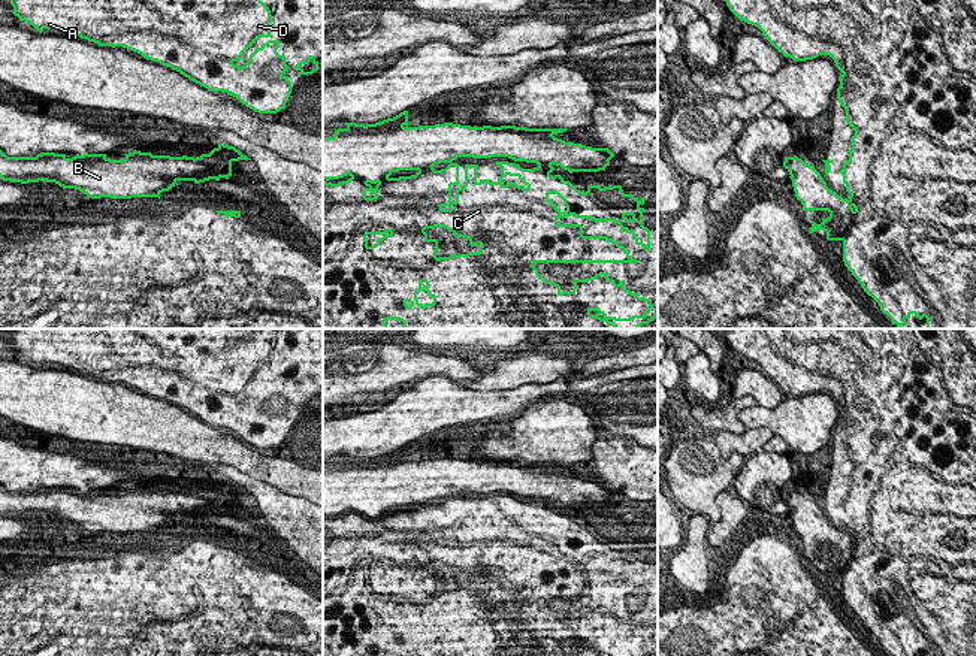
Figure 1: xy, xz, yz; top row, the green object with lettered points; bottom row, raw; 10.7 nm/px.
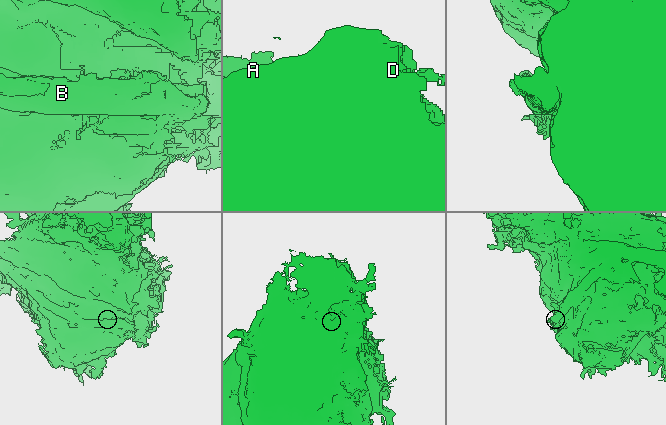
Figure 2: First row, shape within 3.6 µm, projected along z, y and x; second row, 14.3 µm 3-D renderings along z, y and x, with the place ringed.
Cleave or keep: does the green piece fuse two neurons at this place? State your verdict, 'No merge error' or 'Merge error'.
Merge error

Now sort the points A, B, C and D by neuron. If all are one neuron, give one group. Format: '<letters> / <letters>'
A C D / B

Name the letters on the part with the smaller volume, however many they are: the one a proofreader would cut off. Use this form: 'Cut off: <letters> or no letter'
Cut off: B

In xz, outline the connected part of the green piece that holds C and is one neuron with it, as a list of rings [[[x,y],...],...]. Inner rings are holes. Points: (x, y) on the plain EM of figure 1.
[[[487,460],[492,466],[481,469],[486,477],[492,478],[493,492],[508,492],[513,496],[496,496],[495,499],[501,504],[501,510],[496,517],[490,514],[477,514],[477,499],[465,499],[465,520],[459,520],[459,499],[450,498],[445,504],[435,505],[426,504],[418,505],[411,511],[399,511],[399,513],[386,513],[380,516],[375,522],[372,522],[368,516],[351,511],[347,516],[332,519],[323,517],[323,656],[386,656],[386,655],[398,655],[398,656],[632,656],[634,653],[646,653],[647,656],[658,656],[658,649],[653,649],[650,653],[647,649],[650,647],[652,634],[640,632],[638,628],[632,628],[625,623],[623,616],[619,614],[616,619],[614,614],[607,611],[607,607],[599,607],[595,611],[586,614],[574,614],[574,623],[571,626],[562,626],[560,620],[544,614],[538,604],[534,601],[535,598],[640,598],[640,595],[634,595],[629,590],[629,586],[619,580],[614,574],[608,571],[584,571],[581,559],[559,559],[559,553],[568,553],[574,550],[575,553],[589,553],[599,559],[601,556],[613,556],[620,560],[620,568],[626,566],[632,569],[635,580],[641,580],[650,587],[650,565],[643,560],[643,547],[644,547],[644,532],[638,533],[634,529],[625,529],[622,520],[604,522],[599,520],[587,520],[587,526],[580,526],[569,516],[565,516],[560,510],[552,510],[556,501],[572,507],[599,507],[605,505],[610,501],[610,495],[614,489],[608,483],[592,483],[581,478],[565,477],[558,474],[558,468],[566,466],[566,463],[526,463],[516,460],[501,460],[492,462]],[[550,529],[556,529],[563,535],[563,541],[566,542],[562,547],[550,533]],[[444,562],[448,566],[453,566],[456,572],[465,572],[469,575],[471,581],[481,580],[478,587],[468,589],[451,589],[450,592],[436,592],[438,586],[438,574],[429,574],[426,563]],[[420,626],[426,626],[429,632],[433,634],[432,638],[420,638],[417,629]]]

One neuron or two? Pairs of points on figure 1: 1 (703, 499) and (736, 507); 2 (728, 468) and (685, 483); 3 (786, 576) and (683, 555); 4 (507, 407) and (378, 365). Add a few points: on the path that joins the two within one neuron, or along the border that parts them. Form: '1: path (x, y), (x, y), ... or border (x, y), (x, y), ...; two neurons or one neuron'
1: border (725, 489), (716, 496), (719, 519), (715, 522); two neurons
2: path (718, 472), (695, 472); one neuron
3: border (707, 544), (706, 586); two neurons
4: border (455, 380), (446, 377), (413, 378), (392, 399); two neurons

